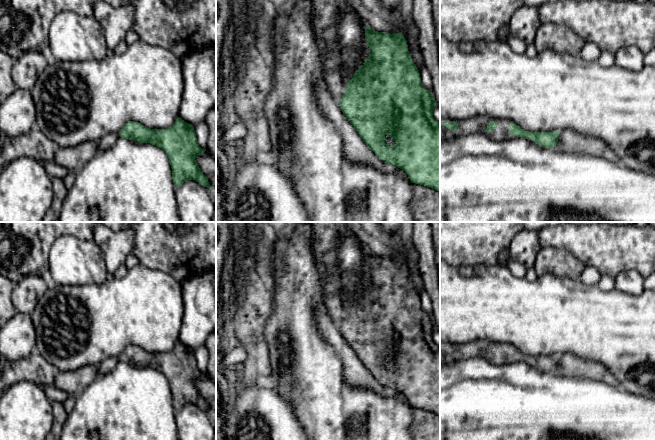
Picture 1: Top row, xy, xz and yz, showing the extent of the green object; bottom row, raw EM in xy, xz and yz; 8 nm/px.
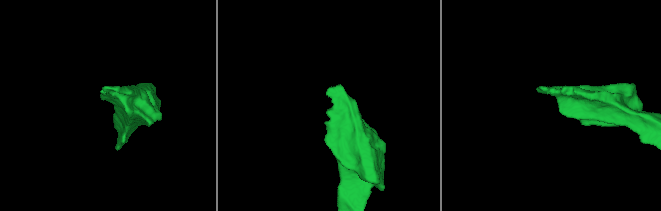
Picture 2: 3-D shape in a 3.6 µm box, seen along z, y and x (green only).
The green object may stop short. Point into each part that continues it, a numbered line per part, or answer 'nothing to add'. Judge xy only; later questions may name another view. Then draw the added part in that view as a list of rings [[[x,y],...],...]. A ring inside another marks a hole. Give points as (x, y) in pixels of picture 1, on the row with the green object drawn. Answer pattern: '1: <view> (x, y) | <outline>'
1: xy (105, 142) | [[[115,133],[113,135],[105,135],[98,140],[98,149],[106,150],[110,148],[112,145],[116,143],[116,141],[120,138],[119,133]]]

